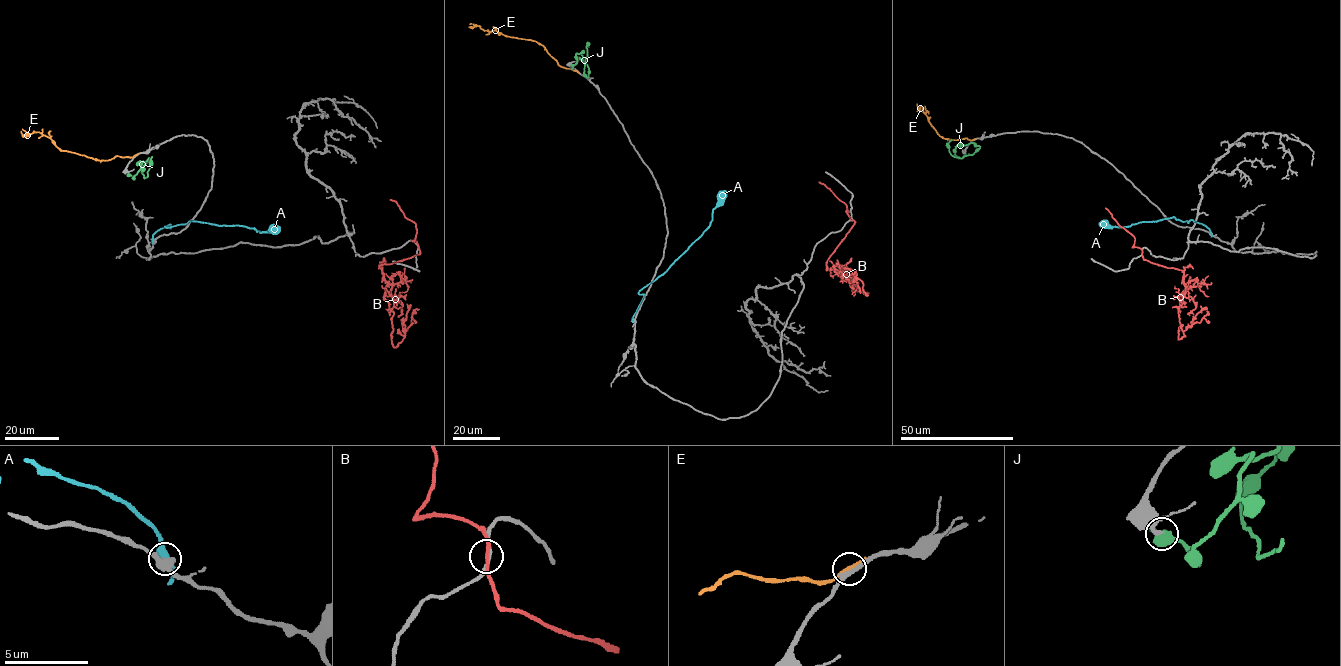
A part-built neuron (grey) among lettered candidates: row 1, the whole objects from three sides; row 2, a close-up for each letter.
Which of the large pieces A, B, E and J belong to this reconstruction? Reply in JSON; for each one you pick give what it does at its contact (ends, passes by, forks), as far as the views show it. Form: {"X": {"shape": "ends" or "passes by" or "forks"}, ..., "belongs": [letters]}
{"J": {"shape": "passes by"}, "belongs": ["J"]}

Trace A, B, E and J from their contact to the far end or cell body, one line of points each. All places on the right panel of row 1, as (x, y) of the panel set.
A: (1211, 233), (1205, 225), (1174, 217), (1130, 226), (1099, 223)
B: (1141, 252), (1145, 260), (1184, 273), (1178, 338), (1208, 311)
E: (974, 139), (941, 137), (932, 126), (925, 108), (920, 109), (920, 105)
J: (964, 154), (958, 158), (955, 147), (971, 143), (980, 147), (972, 154), (954, 157), (948, 148), (951, 139)

